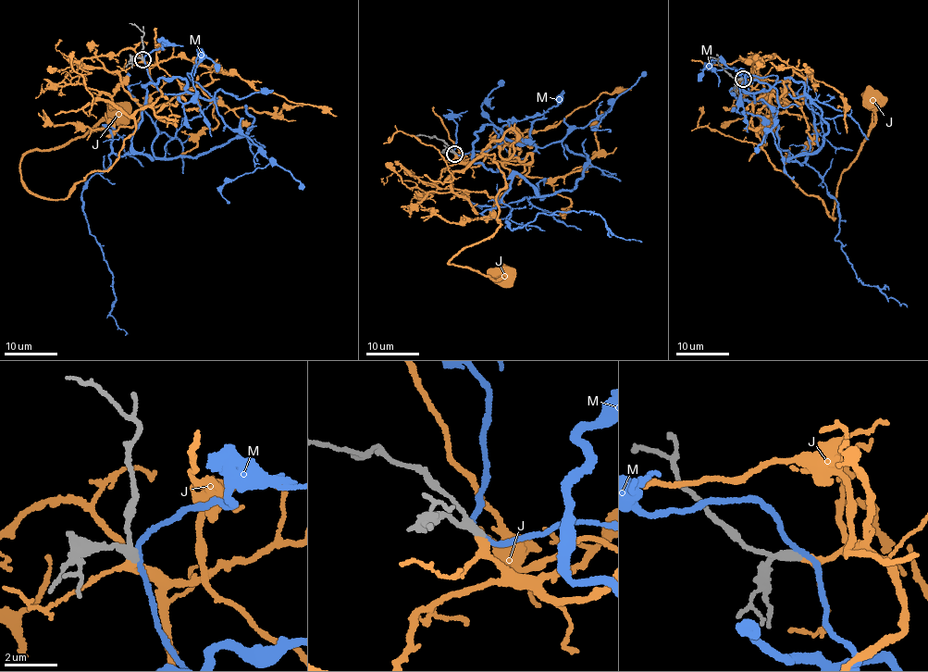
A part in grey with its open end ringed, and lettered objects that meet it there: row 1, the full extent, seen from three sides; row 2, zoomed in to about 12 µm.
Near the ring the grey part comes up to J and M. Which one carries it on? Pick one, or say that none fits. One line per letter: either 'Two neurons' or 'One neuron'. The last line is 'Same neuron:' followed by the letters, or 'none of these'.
J: One neuron
M: Two neurons
Same neuron: J

